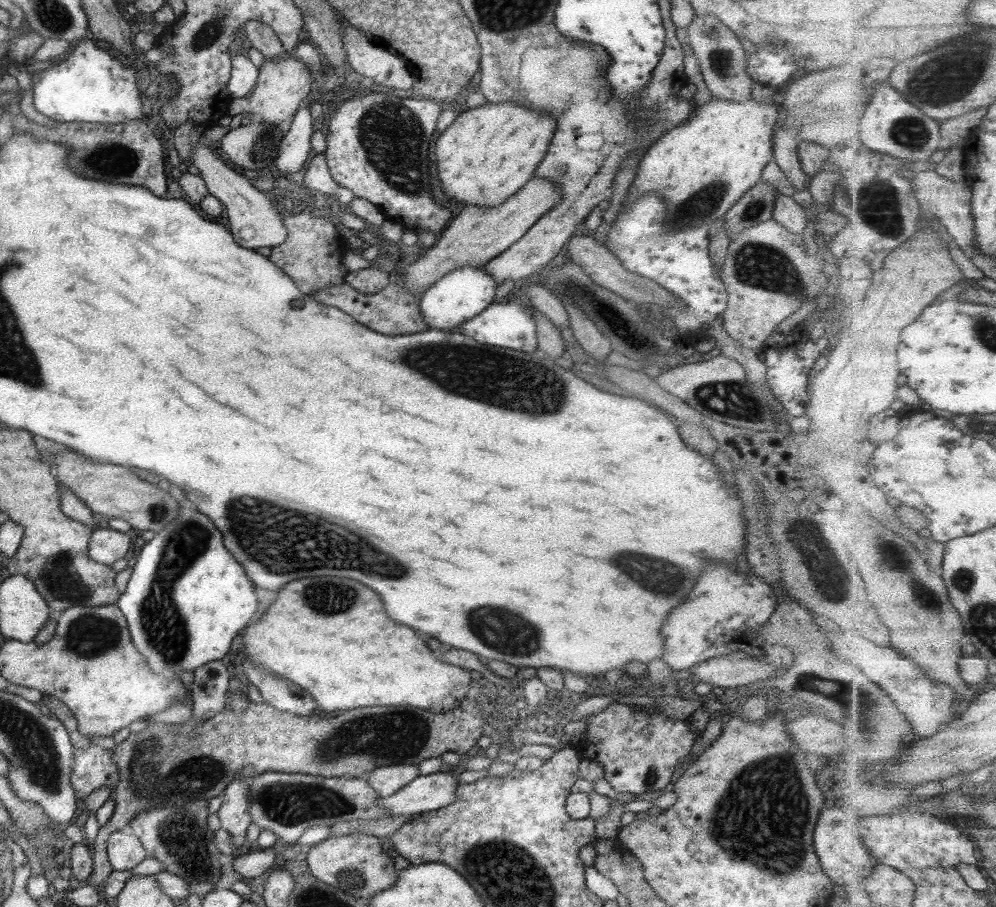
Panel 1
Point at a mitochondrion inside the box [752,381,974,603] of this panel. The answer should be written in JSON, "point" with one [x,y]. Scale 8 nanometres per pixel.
{"point":[894,558]}

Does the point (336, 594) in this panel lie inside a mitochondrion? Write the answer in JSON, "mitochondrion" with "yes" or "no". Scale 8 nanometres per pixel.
{"mitochondrion":"yes"}

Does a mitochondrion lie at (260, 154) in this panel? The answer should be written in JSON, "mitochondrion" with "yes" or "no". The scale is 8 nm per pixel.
{"mitochondrion":"yes"}

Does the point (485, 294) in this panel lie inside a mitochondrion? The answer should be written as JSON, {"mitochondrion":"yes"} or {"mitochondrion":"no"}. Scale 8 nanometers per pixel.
{"mitochondrion":"no"}

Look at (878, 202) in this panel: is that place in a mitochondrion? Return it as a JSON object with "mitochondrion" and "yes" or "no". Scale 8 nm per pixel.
{"mitochondrion":"yes"}

